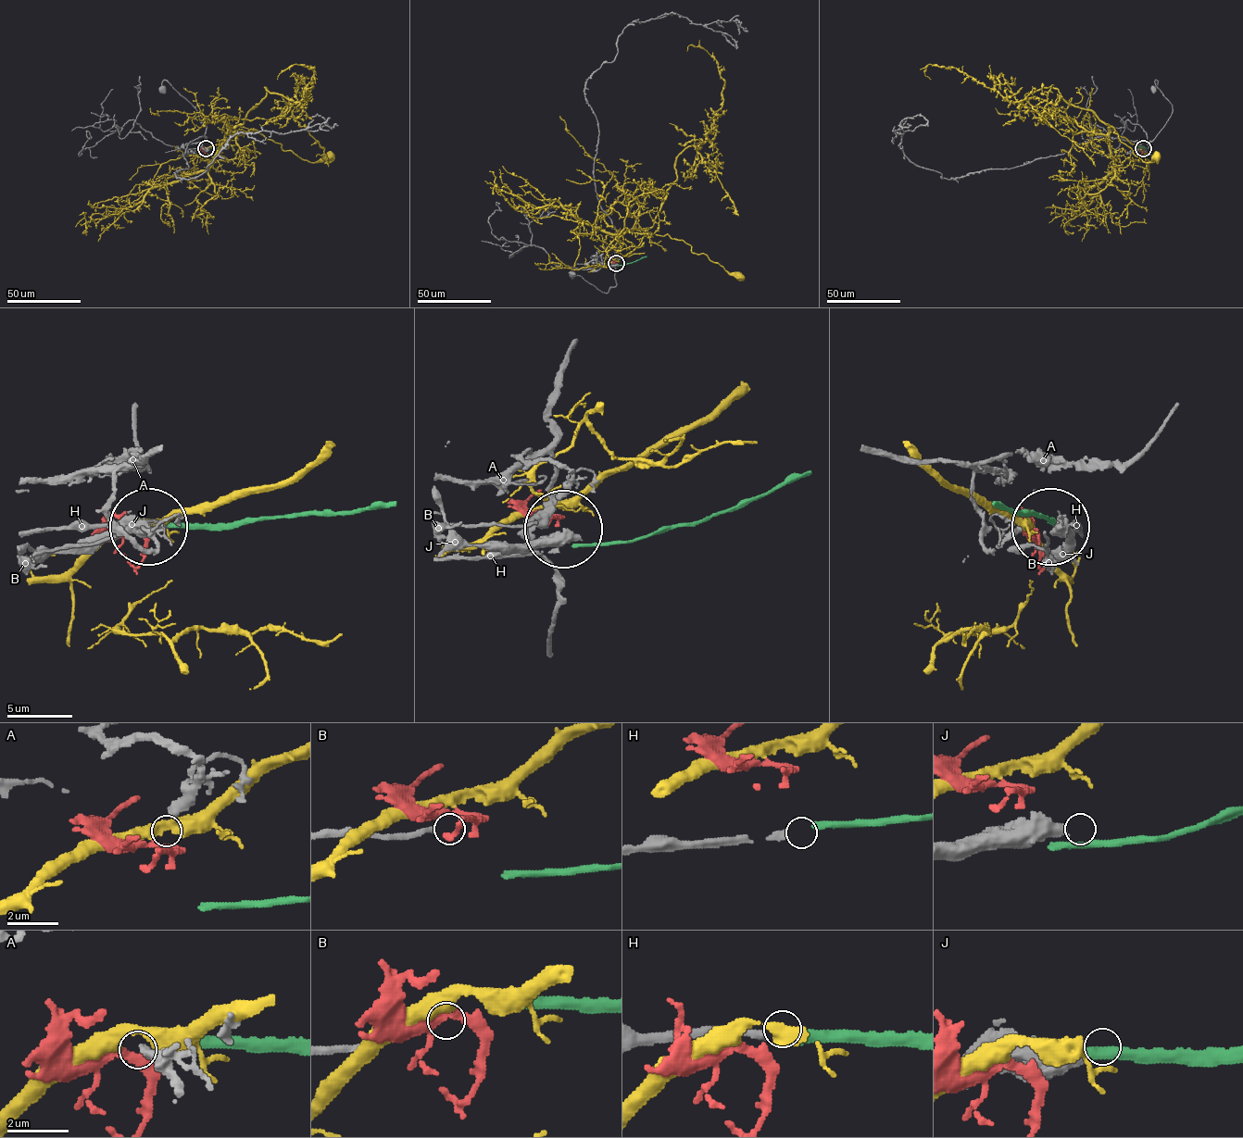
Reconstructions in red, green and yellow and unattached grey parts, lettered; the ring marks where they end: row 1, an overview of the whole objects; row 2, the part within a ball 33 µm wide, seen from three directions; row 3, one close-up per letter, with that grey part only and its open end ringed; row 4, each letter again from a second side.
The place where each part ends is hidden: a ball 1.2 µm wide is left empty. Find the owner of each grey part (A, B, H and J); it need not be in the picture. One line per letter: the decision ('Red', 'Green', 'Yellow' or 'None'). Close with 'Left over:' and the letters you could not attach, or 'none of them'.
A: Red
B: None
H: Green
J: None
Left over: B, J

